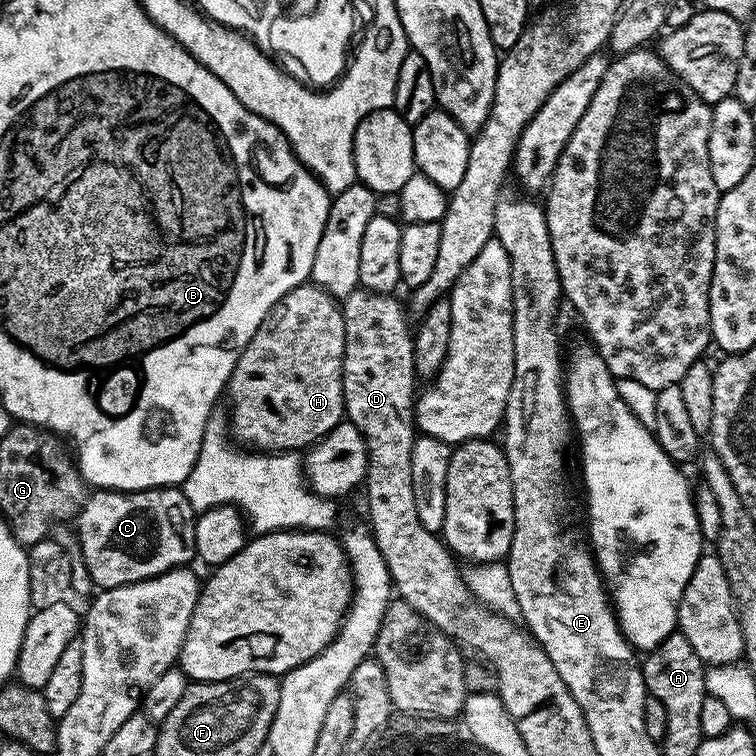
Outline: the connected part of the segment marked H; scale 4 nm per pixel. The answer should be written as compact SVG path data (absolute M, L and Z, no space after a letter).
M311 282L290 290L266 314L228 379L226 400L232 407L230 432L241 445L258 452L307 450L345 419L344 310L336 297Z

